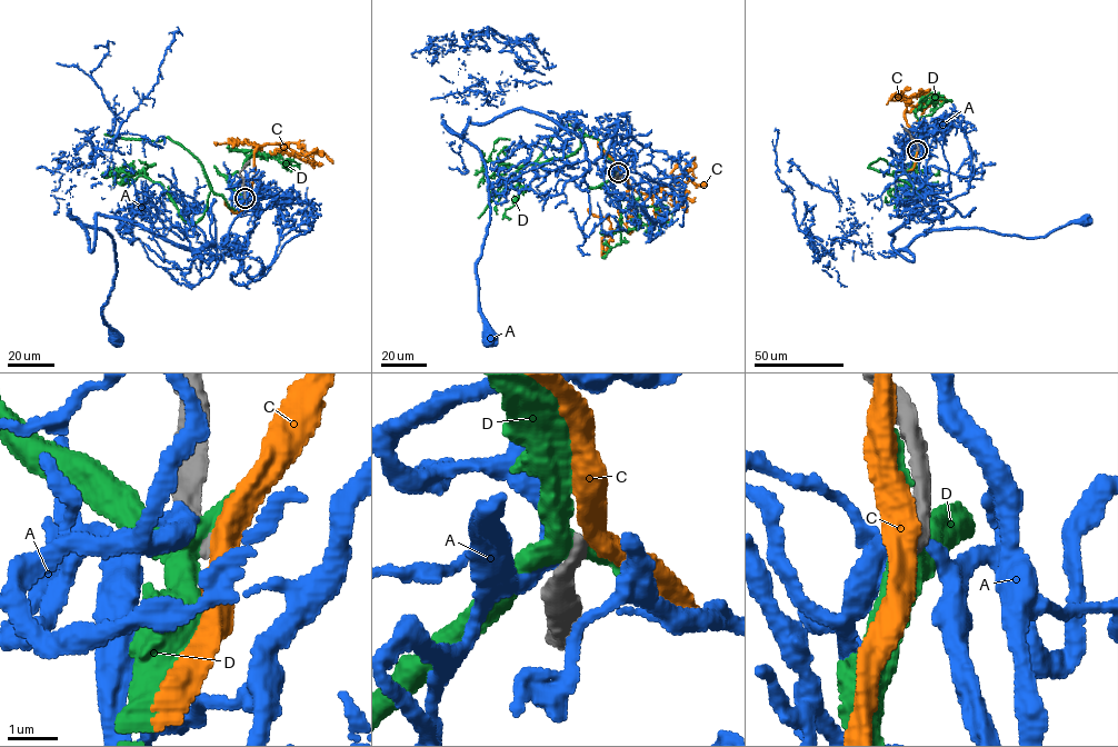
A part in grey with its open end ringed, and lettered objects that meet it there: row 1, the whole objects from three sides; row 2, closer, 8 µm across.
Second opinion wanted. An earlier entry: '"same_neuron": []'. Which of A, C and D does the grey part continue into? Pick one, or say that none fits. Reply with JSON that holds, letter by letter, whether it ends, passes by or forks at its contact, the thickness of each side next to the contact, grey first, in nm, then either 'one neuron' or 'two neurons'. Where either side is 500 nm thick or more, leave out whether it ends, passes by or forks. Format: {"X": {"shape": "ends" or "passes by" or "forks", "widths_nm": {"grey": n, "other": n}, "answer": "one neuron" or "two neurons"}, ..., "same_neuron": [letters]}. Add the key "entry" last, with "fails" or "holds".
{"A": {"shape": "passes by", "widths_nm": {"grey": 480, "other": 320}, "answer": "two neurons"}, "C": {"shape": "passes by", "widths_nm": {"grey": 360, "other": 440}, "answer": "two neurons"}, "D": {"shape": "forks", "widths_nm": {"grey": 380, "other": 400}, "answer": "two neurons"}, "same_neuron": [], "entry": "holds"}

